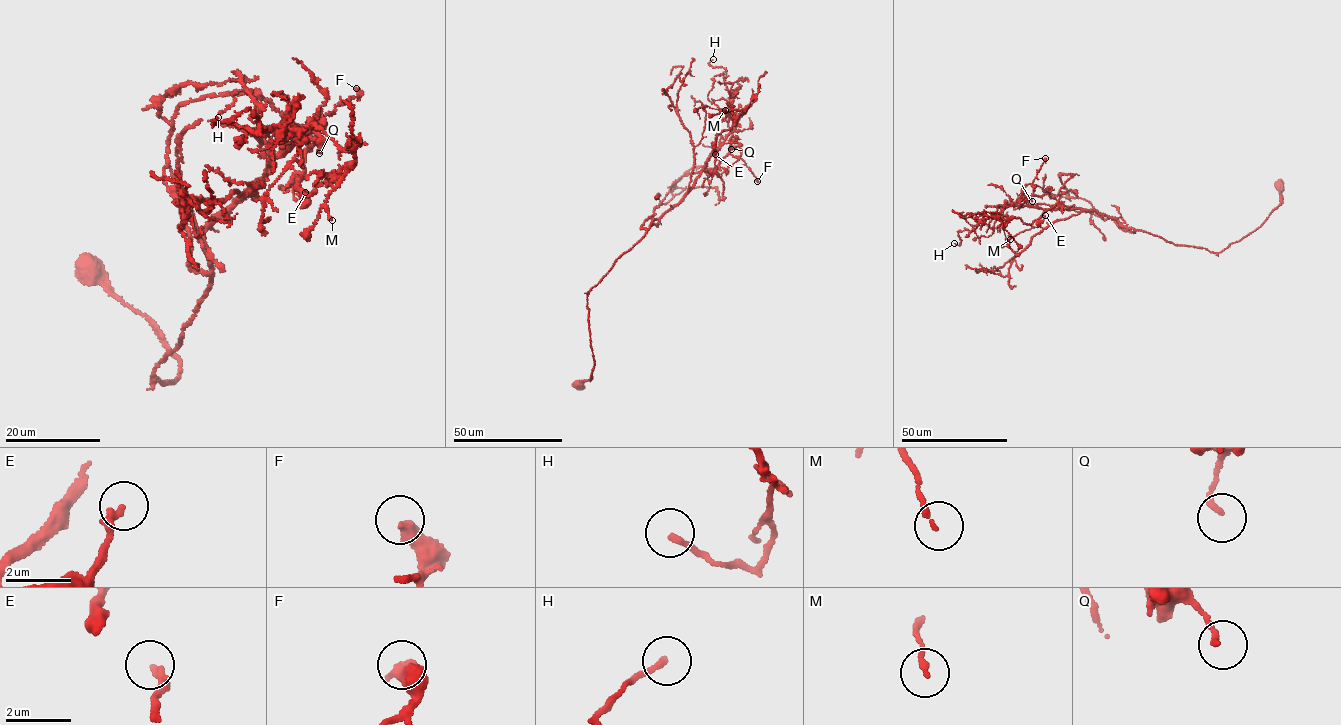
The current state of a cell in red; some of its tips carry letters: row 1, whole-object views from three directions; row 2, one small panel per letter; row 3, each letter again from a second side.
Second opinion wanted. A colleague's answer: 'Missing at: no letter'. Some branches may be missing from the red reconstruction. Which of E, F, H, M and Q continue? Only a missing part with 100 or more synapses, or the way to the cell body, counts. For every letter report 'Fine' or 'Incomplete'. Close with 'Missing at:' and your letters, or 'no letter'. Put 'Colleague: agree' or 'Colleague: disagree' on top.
Colleague: agree
E: Fine
F: Fine
H: Fine
M: Fine
Q: Fine
Missing at: no letter

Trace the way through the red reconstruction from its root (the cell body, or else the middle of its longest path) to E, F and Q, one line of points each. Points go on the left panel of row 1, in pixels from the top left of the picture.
E: (89, 269), (174, 381), (151, 383), (211, 277), (188, 264), (178, 108), (269, 102), (305, 192)
F: (89, 269), (151, 322), (180, 363), (174, 381), (151, 383), (209, 286), (207, 227), (356, 88)
Q: (89, 269), (151, 322), (180, 363), (174, 381), (151, 383), (209, 286), (207, 227), (301, 130), (319, 153)

